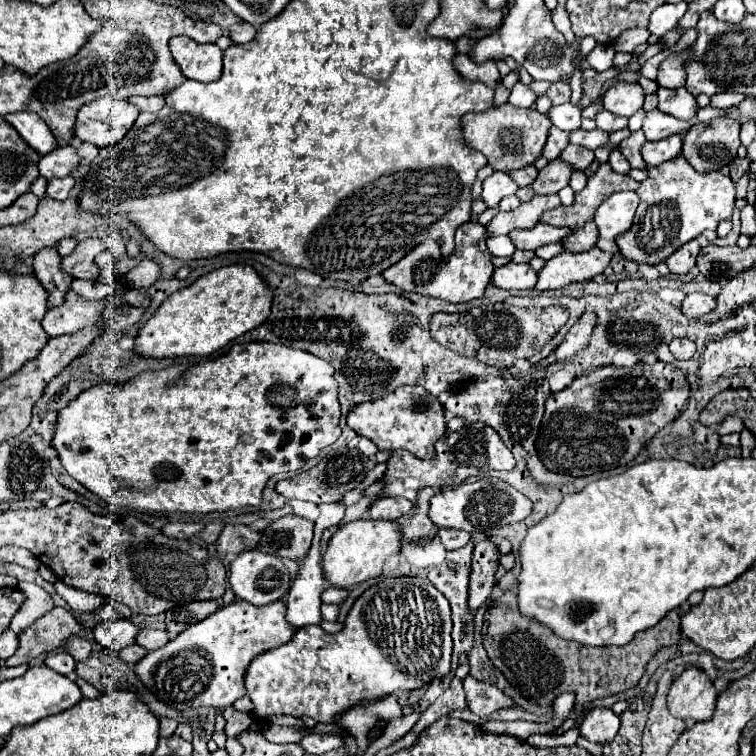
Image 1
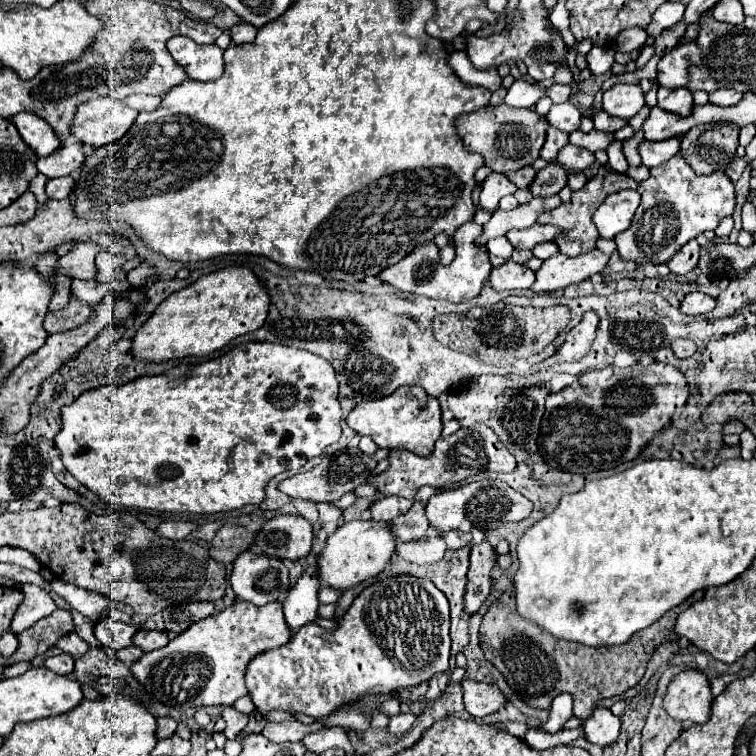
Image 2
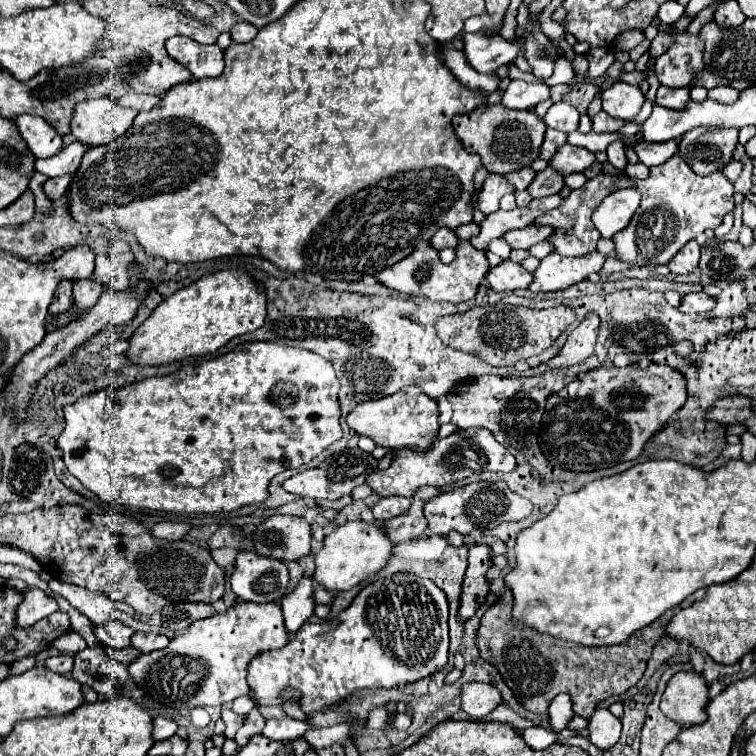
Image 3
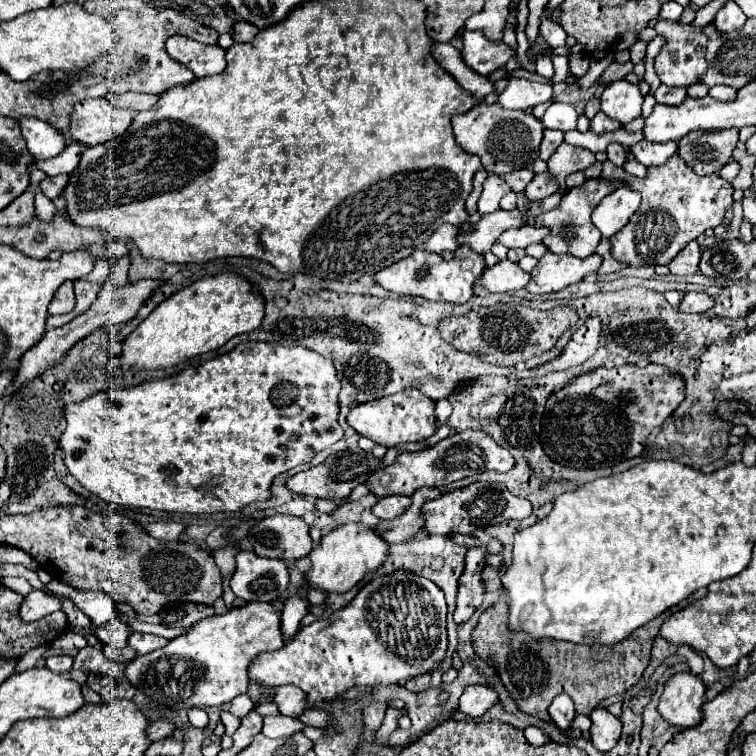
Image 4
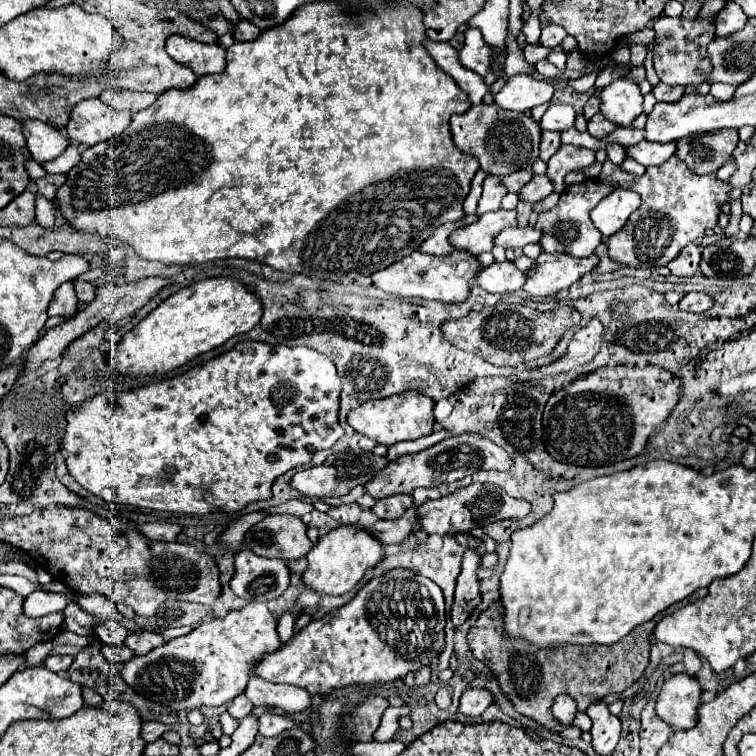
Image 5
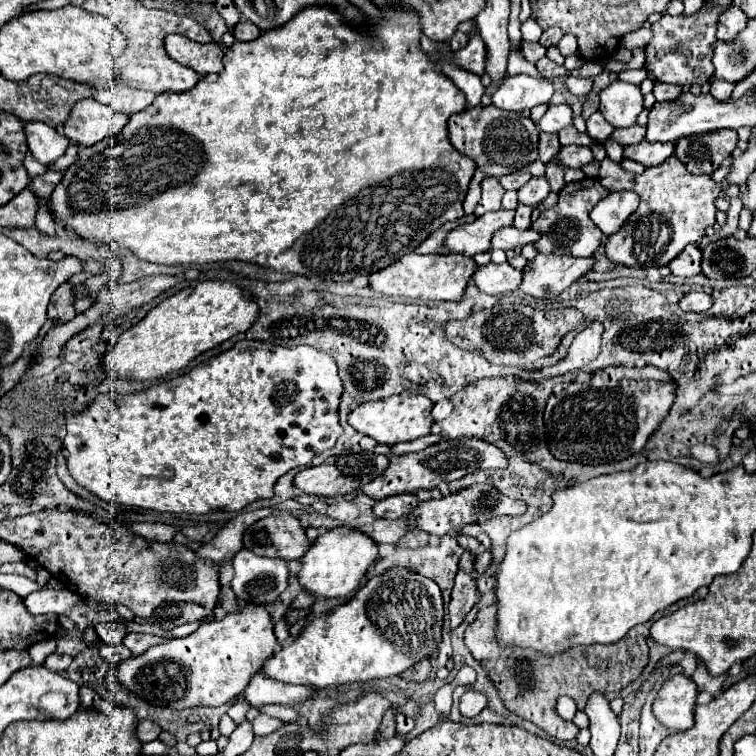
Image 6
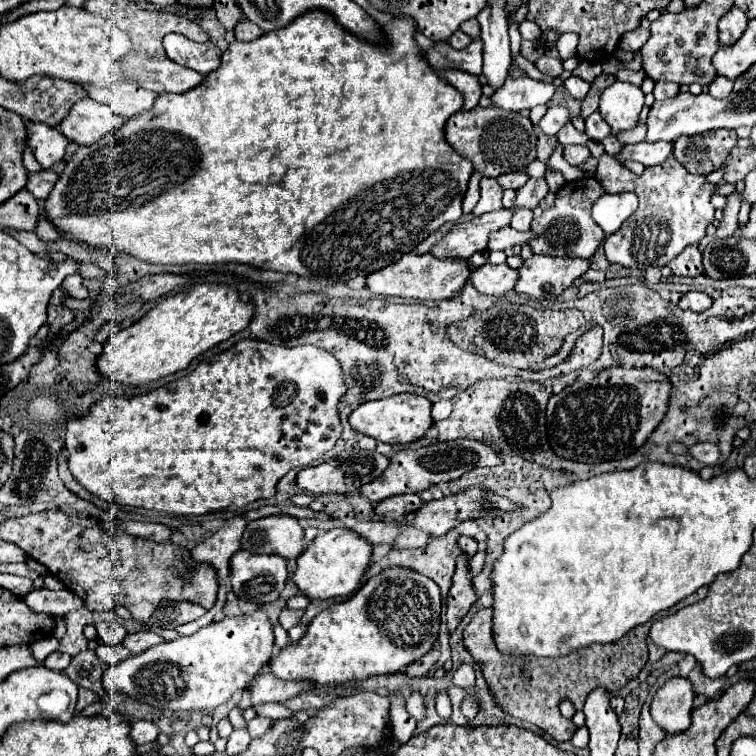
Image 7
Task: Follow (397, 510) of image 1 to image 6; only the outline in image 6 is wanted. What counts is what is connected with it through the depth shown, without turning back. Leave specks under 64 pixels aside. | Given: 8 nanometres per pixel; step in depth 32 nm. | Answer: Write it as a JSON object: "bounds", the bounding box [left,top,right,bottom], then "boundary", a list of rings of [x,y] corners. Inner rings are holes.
{"bounds":[374,494,420,520],"boundary":[[[416,494],[390,496],[390,498],[384,498],[384,500],[378,500],[378,502],[376,502],[374,514],[376,514],[378,518],[396,520],[396,518],[402,518],[402,516],[410,514],[418,504],[420,504],[420,500],[416,498]]]}

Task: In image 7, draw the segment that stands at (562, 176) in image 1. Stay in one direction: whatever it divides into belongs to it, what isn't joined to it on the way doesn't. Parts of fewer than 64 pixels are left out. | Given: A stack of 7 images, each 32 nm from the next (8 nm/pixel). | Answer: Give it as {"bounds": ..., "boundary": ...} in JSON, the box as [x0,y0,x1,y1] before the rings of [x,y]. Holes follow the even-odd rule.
{"bounds":[510,178,548,212],"boundary":[[[530,178],[522,188],[518,188],[514,206],[510,210],[512,212],[516,212],[518,208],[530,208],[530,210],[534,210],[540,204],[540,200],[546,196],[546,192],[548,192],[548,186],[546,186],[544,178],[540,178],[540,180]]]}

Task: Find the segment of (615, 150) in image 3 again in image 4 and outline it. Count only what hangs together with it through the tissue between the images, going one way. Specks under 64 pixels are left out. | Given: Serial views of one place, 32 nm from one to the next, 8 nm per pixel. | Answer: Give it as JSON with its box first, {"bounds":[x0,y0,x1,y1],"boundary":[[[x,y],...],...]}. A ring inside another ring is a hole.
{"bounds":[606,146,626,166],"boundary":[[[608,146],[606,154],[608,154],[608,160],[612,160],[616,166],[622,166],[626,162],[626,150],[622,146]]]}

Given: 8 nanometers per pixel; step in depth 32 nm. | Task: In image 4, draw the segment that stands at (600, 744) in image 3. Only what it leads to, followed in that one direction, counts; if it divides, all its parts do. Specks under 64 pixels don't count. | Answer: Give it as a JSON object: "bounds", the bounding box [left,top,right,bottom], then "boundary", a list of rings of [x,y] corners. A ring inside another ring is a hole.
{"bounds":[590,706,622,754],"boundary":[[[596,706],[590,712],[590,720],[592,720],[592,728],[590,728],[590,740],[594,744],[594,748],[602,754],[610,752],[618,738],[620,738],[620,730],[622,730],[622,722],[612,716],[606,708]]]}

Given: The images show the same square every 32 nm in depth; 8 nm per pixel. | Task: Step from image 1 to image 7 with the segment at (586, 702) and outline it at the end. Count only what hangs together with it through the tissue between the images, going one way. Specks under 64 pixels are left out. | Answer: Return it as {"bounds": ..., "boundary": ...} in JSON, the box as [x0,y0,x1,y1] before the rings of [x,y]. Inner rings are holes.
{"bounds":[464,608,652,742],"boundary":[[[482,608],[474,614],[472,622],[464,628],[464,646],[472,654],[474,662],[480,666],[484,680],[488,682],[488,688],[492,690],[498,706],[504,712],[508,712],[514,718],[532,722],[554,740],[564,742],[570,740],[572,734],[576,732],[576,726],[568,718],[576,710],[582,710],[586,696],[594,688],[604,686],[610,692],[618,692],[628,680],[638,676],[638,672],[648,660],[646,638],[650,626],[652,624],[642,624],[630,630],[622,640],[614,644],[592,644],[590,648],[580,648],[560,658],[536,658],[536,656],[518,658],[518,656],[504,656],[498,652],[492,638],[492,608]]]}

